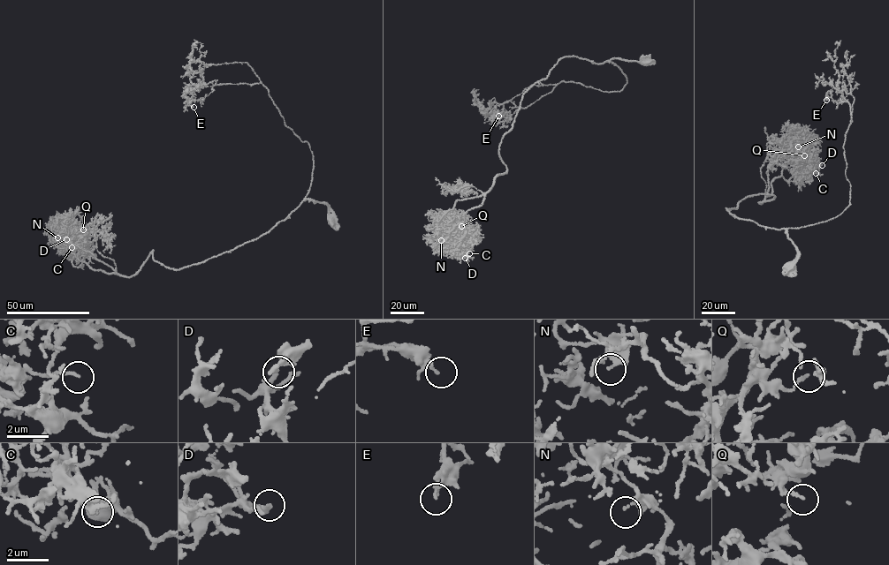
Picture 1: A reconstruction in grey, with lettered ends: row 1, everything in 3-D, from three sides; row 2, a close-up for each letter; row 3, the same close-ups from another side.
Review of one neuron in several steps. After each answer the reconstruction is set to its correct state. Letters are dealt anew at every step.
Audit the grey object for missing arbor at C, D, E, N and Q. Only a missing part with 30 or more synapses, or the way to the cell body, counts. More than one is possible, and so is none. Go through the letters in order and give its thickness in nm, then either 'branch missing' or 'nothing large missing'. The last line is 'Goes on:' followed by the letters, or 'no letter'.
C: 130 nm | nothing large missing
D: 240 nm | nothing large missing
E: 140 nm | nothing large missing
N: 200 nm | branch missing
Q: 130 nm | nothing large missing
Goes on: N

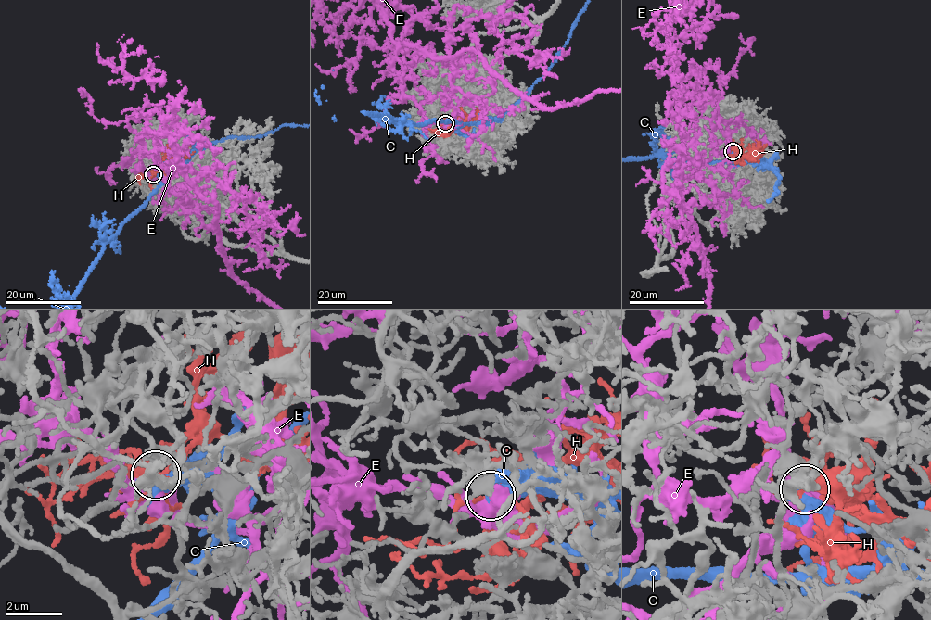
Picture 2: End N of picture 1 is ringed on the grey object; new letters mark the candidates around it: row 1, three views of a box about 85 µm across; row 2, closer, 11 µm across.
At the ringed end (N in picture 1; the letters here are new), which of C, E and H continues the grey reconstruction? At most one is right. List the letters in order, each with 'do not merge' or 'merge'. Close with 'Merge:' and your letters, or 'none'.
C: do not merge
E: do not merge
H: merge
Merge: H

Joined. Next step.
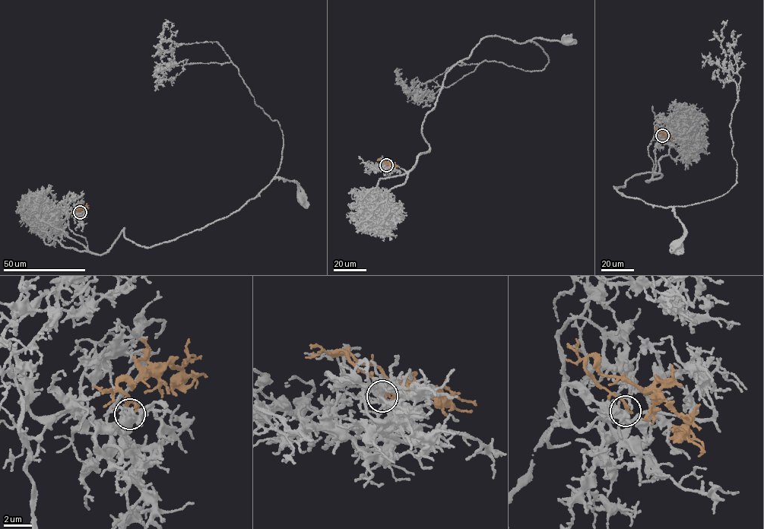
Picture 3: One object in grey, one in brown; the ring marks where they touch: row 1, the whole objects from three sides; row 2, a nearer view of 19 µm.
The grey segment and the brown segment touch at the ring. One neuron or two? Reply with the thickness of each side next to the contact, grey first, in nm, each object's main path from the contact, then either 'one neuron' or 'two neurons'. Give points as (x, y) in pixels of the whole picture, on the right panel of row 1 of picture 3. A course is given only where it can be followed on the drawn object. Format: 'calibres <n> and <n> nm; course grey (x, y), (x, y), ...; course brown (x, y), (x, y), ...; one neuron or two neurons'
calibres 340 and 200 nm; course grey (662, 136), (670, 132), (657, 125), (646, 182), (660, 177), (613, 186), (673, 207), (679, 244); course brown (662, 136), (658, 129), (665, 133), (670, 141); one neuron

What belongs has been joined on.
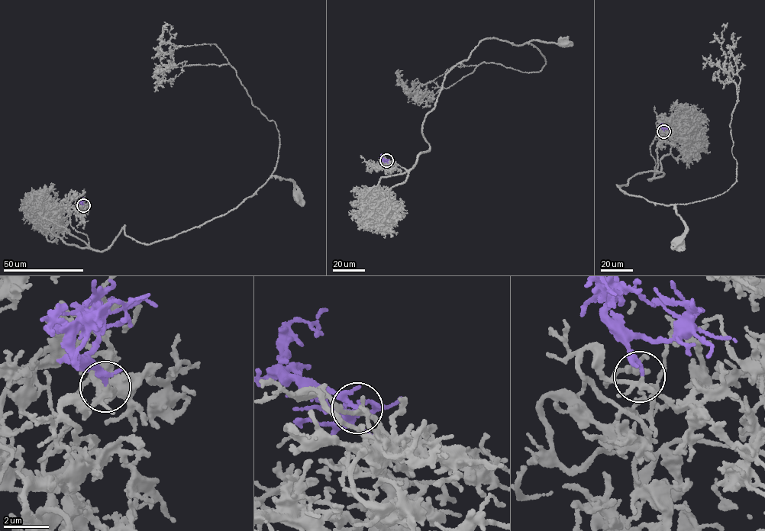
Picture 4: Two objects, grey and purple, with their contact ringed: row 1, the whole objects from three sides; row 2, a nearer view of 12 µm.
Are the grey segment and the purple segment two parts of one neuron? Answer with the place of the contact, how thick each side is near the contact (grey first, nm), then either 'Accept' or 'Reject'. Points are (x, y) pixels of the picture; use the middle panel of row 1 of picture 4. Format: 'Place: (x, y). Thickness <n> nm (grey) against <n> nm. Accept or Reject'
Place: (386, 160). Thickness 170 nm (grey) against 100 nm. Accept

